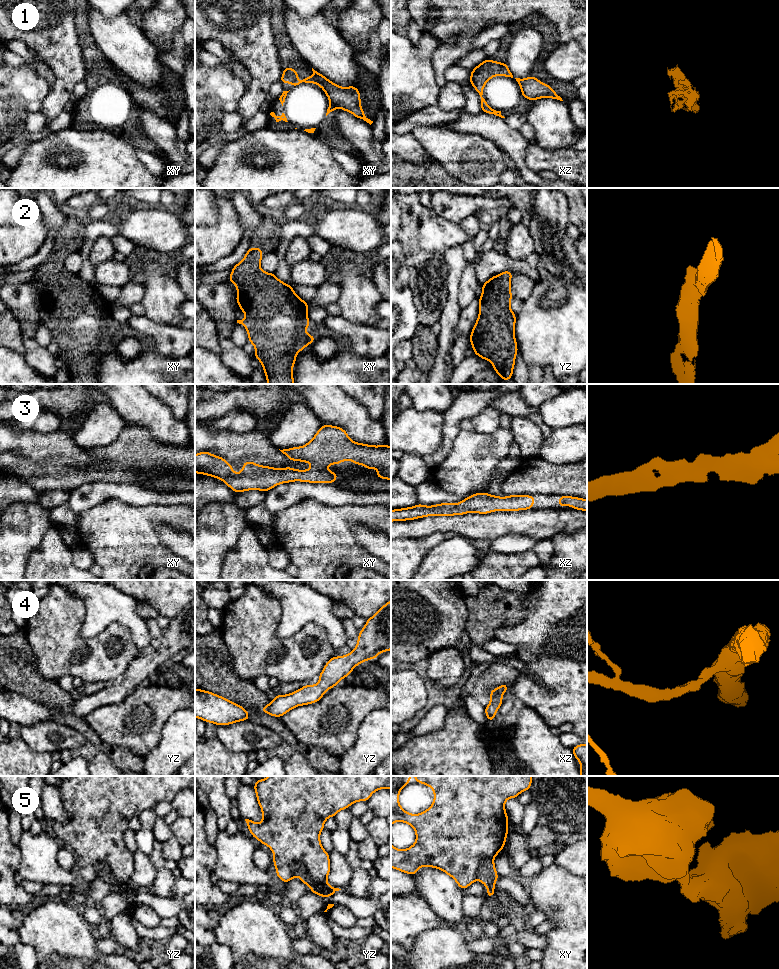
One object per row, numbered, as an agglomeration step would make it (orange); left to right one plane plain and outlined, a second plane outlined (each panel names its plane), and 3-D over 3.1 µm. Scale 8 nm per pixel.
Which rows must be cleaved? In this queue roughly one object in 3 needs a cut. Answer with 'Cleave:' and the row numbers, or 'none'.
Cleave: 1, 5

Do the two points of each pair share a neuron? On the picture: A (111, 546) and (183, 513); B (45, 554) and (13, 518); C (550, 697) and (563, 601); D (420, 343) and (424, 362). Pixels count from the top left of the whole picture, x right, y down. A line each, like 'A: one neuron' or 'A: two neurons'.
A: one neuron
B: two neurons
C: one neuron
D: one neuron

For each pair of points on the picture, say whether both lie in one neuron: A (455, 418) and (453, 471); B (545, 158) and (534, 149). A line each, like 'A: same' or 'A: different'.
A: different
B: same

